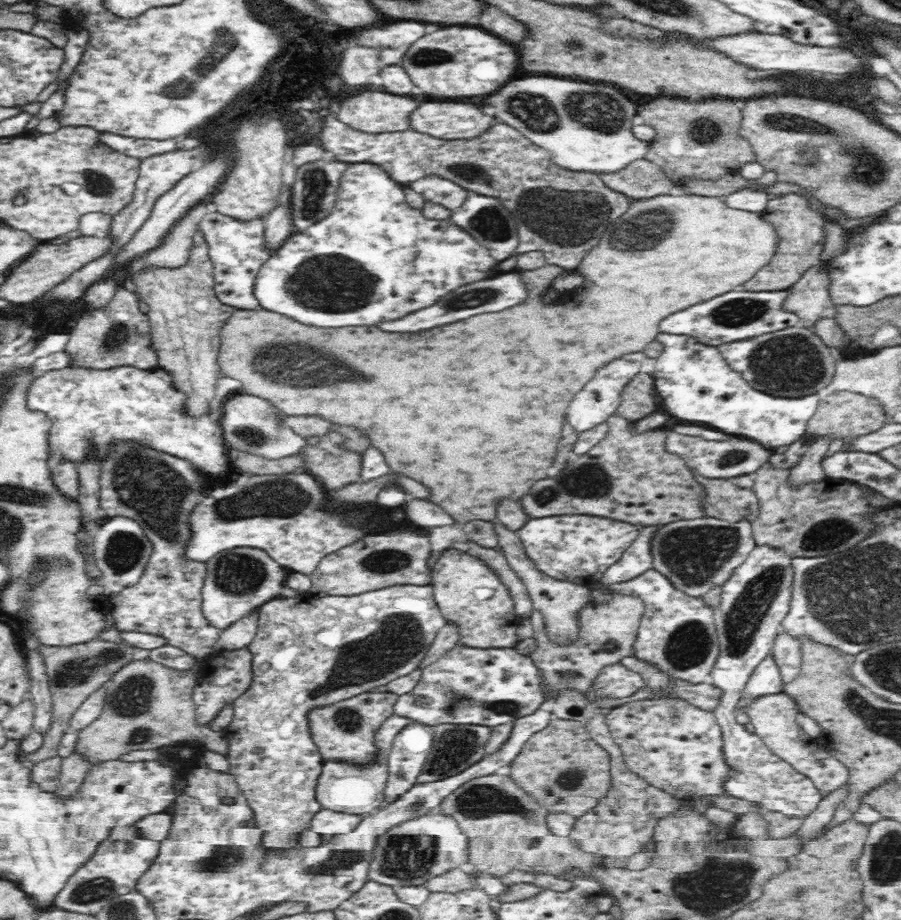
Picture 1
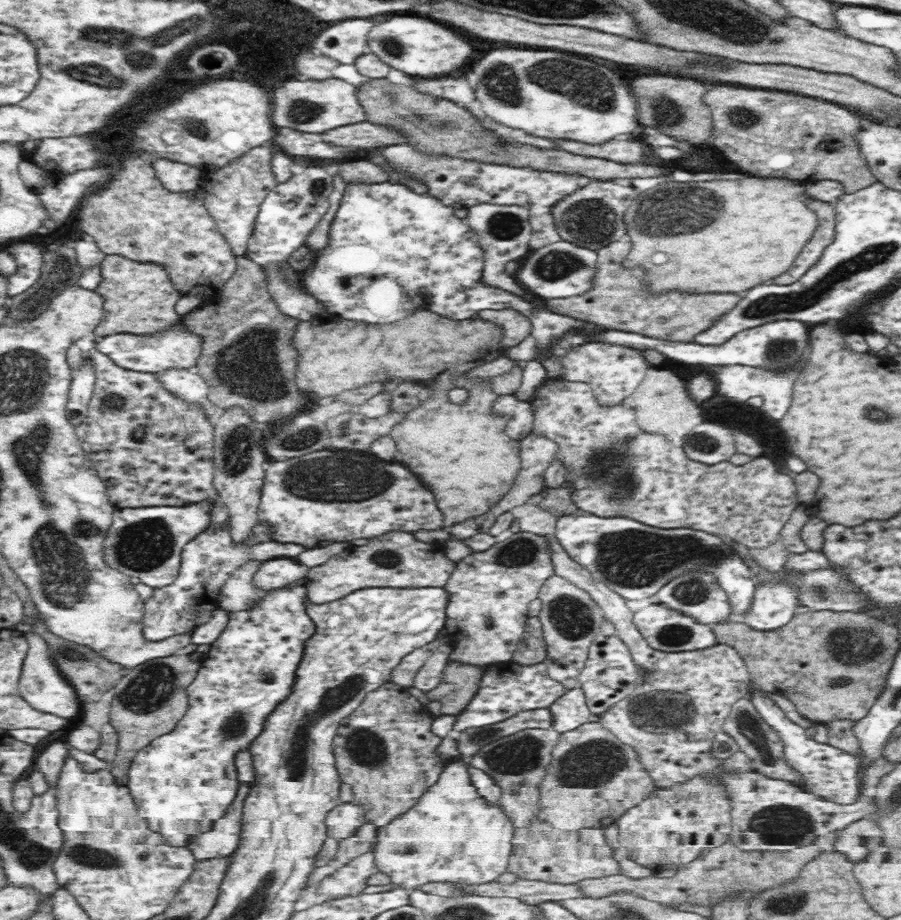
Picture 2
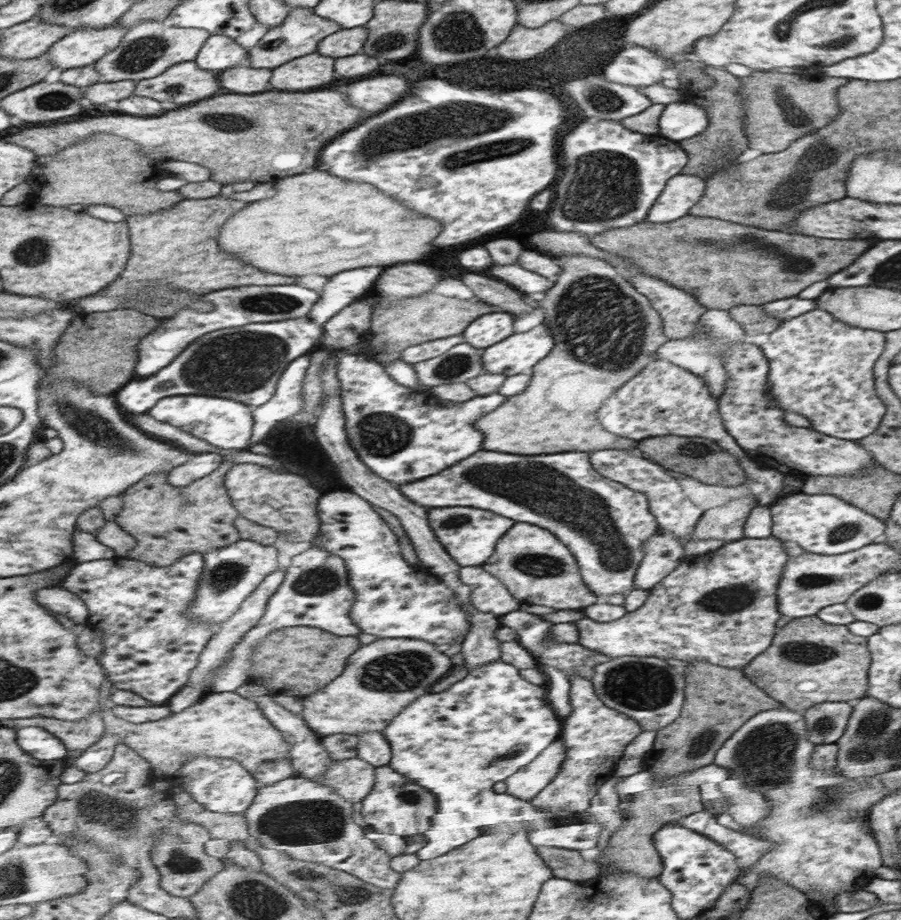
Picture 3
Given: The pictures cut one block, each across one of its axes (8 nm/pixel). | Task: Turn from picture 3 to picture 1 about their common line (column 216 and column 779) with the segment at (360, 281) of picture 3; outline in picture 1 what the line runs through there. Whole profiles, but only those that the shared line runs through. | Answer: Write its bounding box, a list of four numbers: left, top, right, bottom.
[720,328,837,398]

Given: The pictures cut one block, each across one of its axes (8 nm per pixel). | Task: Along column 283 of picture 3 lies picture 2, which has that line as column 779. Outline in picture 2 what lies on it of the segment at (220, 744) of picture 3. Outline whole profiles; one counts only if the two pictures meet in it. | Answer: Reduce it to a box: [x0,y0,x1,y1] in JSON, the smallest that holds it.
[723,696,813,794]

